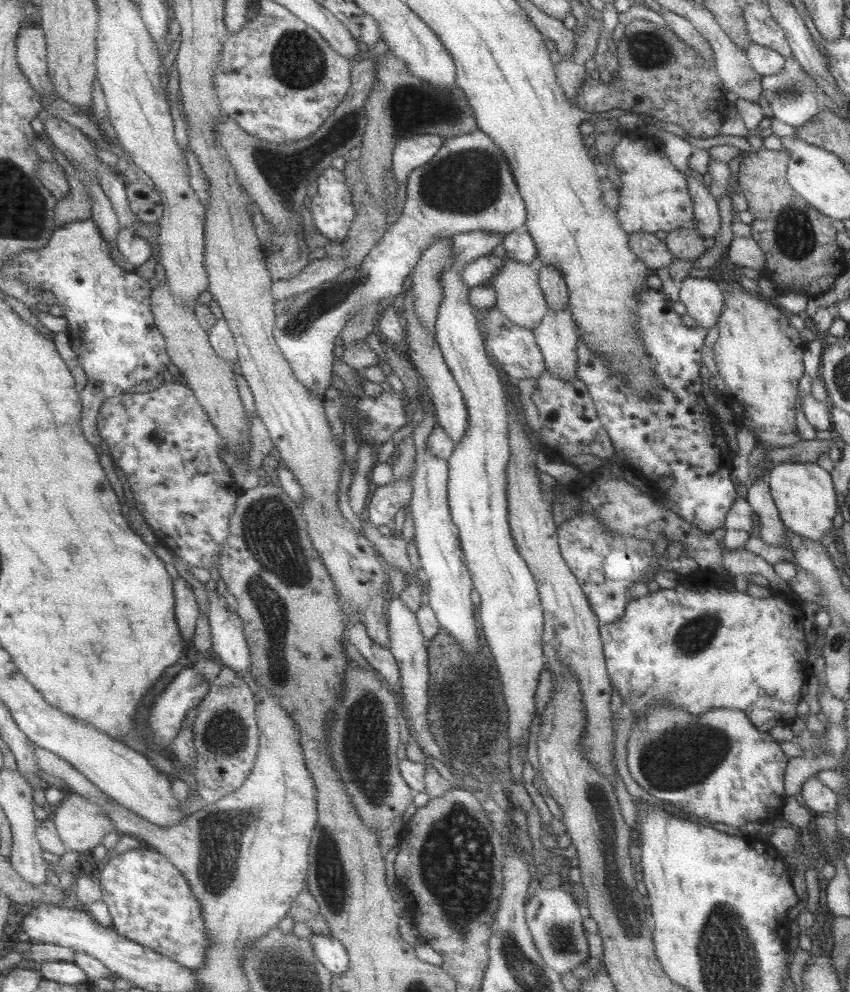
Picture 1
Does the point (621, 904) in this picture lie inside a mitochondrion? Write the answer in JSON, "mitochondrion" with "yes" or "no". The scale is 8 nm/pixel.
{"mitochondrion":"yes"}

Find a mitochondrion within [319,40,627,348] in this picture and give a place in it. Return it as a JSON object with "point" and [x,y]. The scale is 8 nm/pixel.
{"point":[466,183]}

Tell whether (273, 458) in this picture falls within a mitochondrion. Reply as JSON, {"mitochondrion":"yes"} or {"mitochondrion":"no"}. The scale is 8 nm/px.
{"mitochondrion":"no"}

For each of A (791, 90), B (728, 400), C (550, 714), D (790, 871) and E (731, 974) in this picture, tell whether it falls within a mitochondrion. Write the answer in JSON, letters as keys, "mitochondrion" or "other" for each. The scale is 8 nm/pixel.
{"A":"mitochondrion","B":"other","C":"other","D":"other","E":"mitochondrion"}

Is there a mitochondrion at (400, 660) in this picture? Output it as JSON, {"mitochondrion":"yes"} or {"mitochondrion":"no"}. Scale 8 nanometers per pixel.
{"mitochondrion":"no"}

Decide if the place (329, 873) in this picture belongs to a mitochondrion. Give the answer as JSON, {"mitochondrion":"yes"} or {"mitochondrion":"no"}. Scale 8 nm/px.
{"mitochondrion":"yes"}

